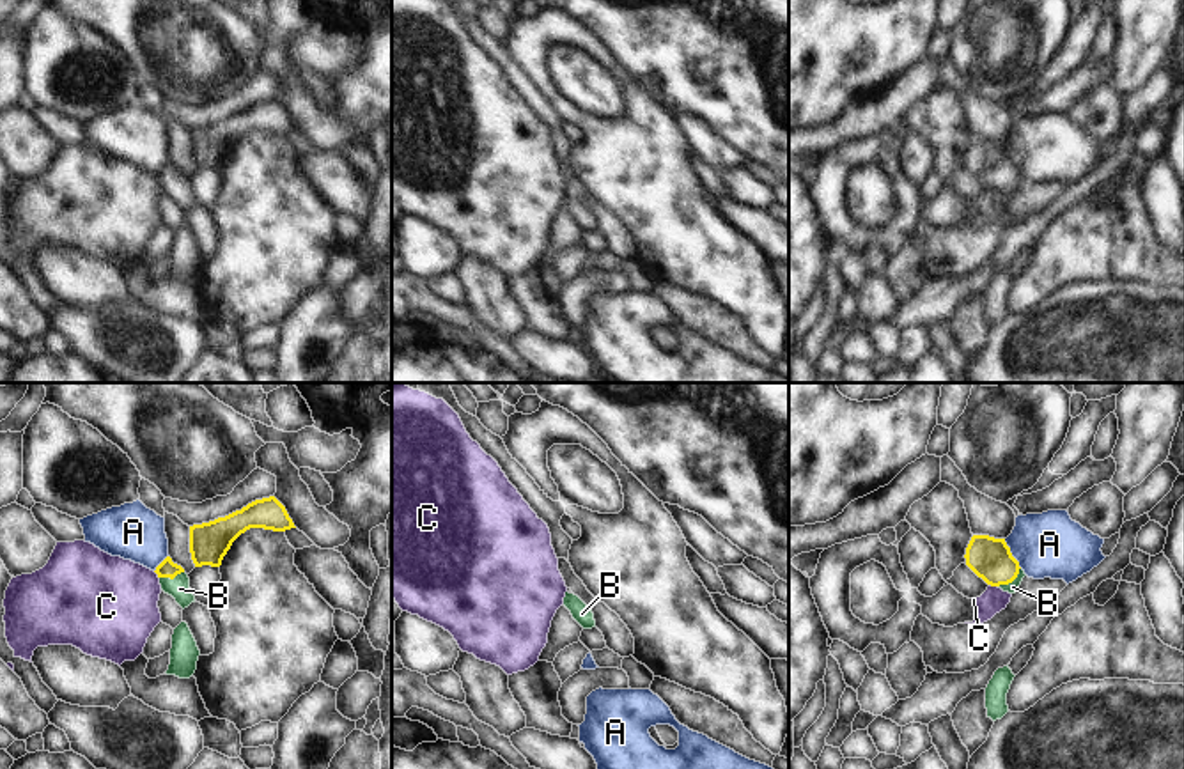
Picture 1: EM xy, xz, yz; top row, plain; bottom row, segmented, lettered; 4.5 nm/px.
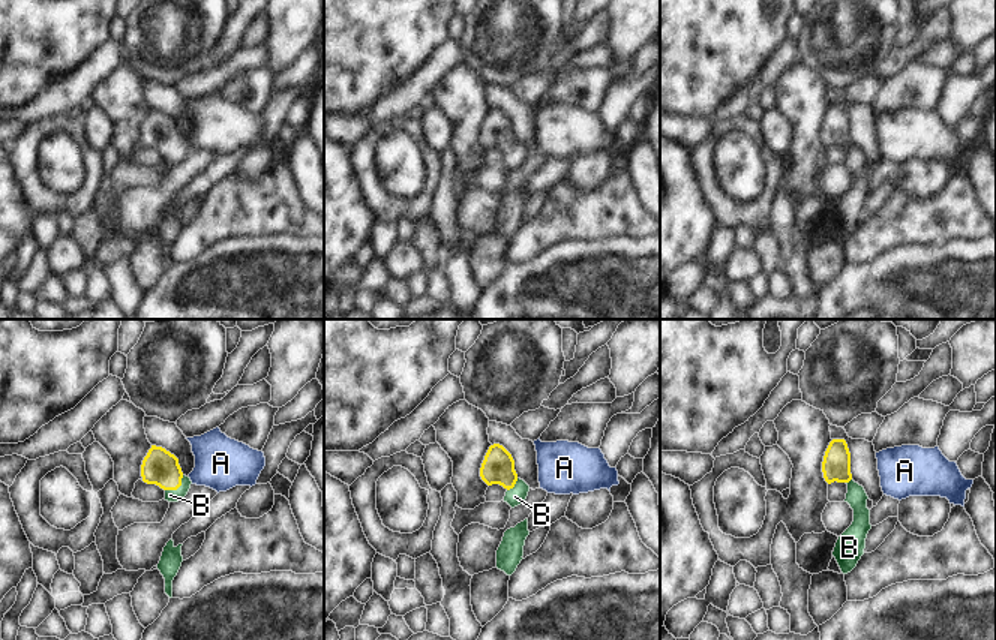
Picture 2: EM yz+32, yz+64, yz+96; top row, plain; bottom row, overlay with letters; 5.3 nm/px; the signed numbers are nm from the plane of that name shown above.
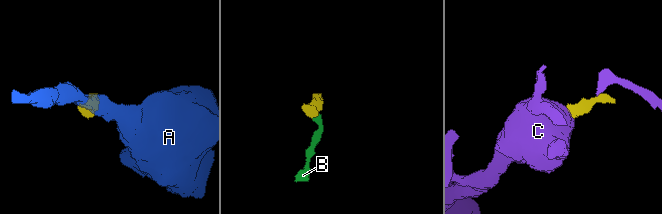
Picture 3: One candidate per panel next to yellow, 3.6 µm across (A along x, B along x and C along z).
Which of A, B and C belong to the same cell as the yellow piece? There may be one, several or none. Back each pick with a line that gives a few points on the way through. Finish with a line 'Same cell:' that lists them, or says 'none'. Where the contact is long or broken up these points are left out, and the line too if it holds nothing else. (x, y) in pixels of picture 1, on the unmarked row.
B: way yz (989, 162), (1011, 185), (1012, 190)
Same cell: B

